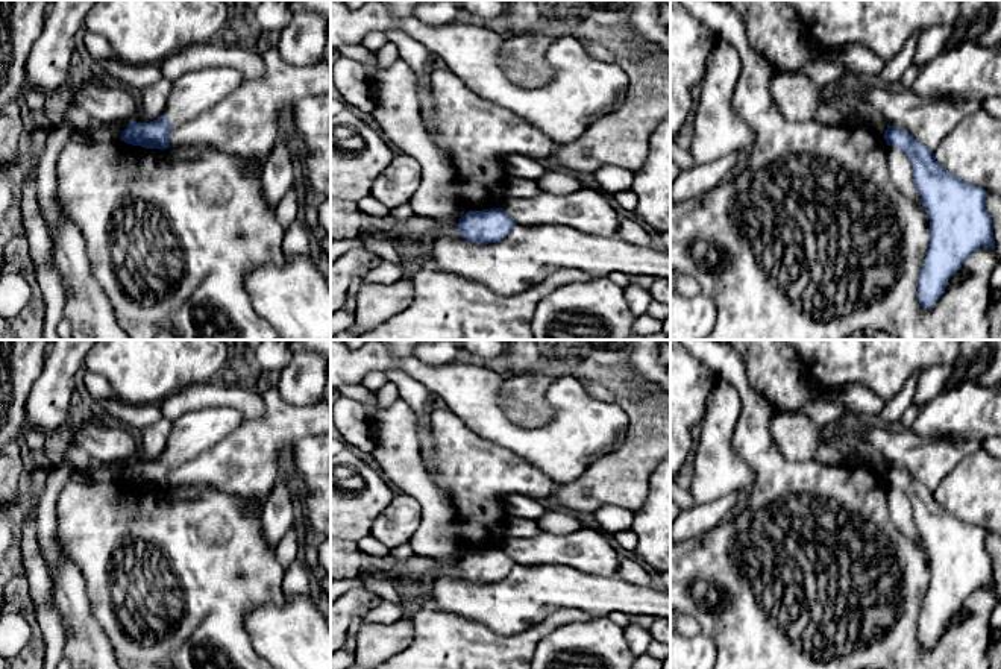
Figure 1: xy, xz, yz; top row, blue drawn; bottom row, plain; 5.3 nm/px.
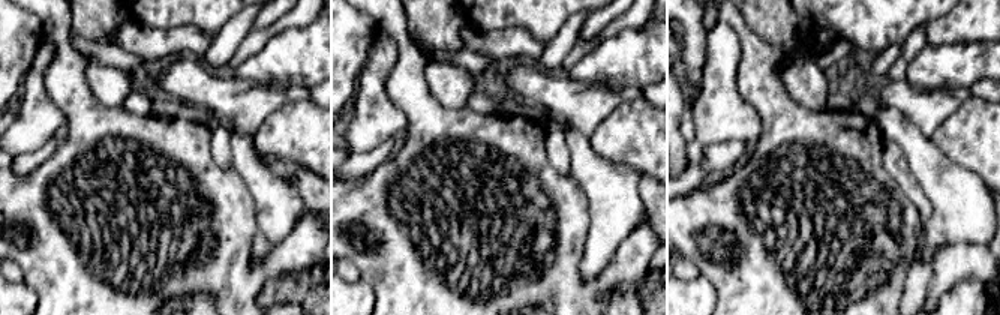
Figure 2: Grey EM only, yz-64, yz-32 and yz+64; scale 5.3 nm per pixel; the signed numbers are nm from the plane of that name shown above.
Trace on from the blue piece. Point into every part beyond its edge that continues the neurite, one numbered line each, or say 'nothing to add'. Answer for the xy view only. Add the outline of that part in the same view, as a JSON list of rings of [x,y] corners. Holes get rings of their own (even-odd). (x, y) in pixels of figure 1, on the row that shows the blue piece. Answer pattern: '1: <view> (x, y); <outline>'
1: xy (194, 93); [[[231,65],[200,68],[171,82],[167,118],[174,127],[194,120],[221,103],[244,82],[244,74]]]

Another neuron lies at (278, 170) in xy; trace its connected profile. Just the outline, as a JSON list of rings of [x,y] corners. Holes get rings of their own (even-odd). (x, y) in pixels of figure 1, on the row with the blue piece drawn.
[[[279,138],[271,153],[261,165],[261,184],[264,199],[276,209],[279,200],[293,188],[294,168],[287,141]]]

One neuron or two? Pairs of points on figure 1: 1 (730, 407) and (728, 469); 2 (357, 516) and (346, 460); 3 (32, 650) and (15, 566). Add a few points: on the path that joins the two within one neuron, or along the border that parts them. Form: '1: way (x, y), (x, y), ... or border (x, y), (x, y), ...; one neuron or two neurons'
1: way (721, 422), (721, 454); one neuron
2: way (367, 501), (370, 498), (370, 481), (361, 472); one neuron
3: way (35, 628), (25, 604), (15, 595), (15, 587); one neuron

